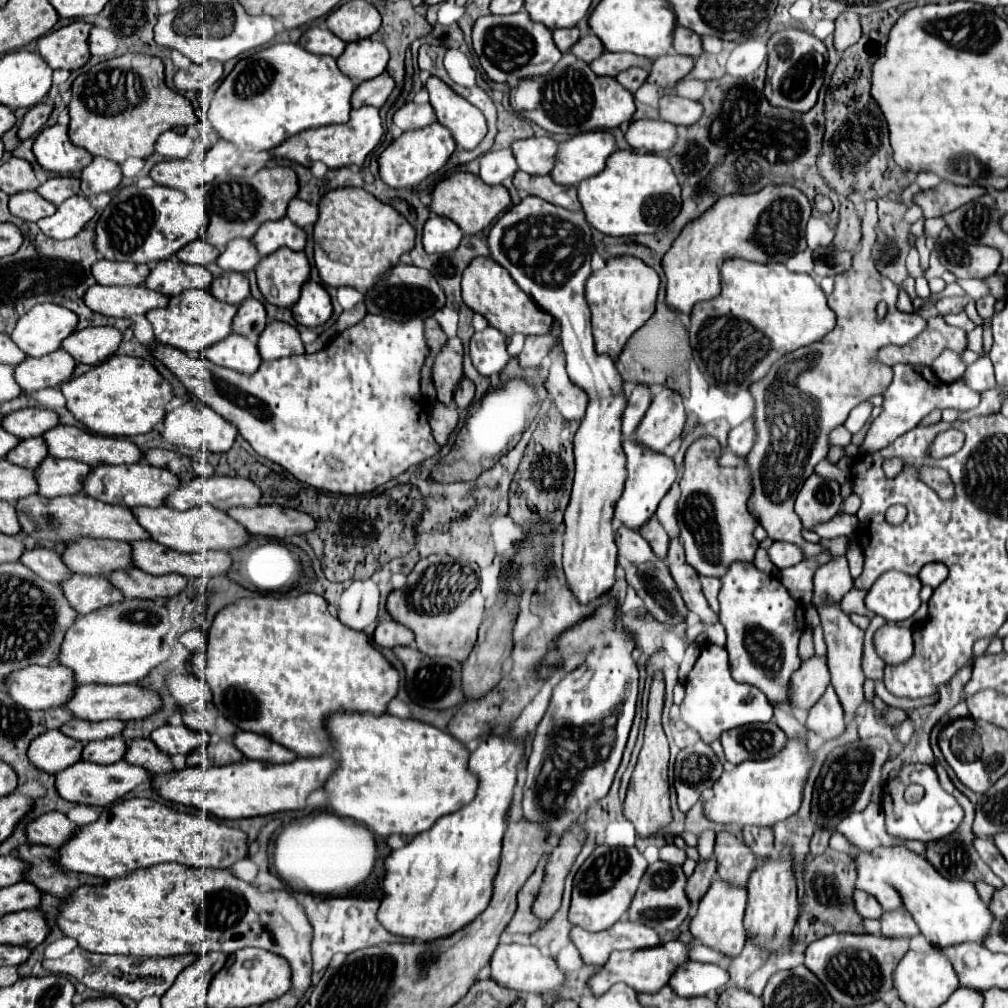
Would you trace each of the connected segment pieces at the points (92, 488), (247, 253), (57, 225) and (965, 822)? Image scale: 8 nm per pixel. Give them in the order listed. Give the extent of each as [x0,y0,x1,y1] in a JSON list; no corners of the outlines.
[[84,461,180,507],[216,239,260,273],[38,195,96,239],[926,759,1004,889]]

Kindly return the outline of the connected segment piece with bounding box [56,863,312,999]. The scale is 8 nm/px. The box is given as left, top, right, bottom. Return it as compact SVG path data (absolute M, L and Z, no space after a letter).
M160 863L154 867L132 871L124 879L108 879L102 885L82 885L64 897L56 917L58 929L76 939L78 945L94 953L122 953L122 955L206 955L208 951L234 953L244 947L260 947L284 957L292 967L292 991L300 999L310 987L312 957L310 939L312 927L302 905L286 891L260 893L254 885L232 877L226 869L198 869L178 863Z

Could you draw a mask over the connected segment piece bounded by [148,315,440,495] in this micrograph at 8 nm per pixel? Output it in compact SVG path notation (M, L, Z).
M366 315L360 323L356 323L354 327L346 329L344 333L338 335L338 341L328 345L326 349L318 351L318 353L304 353L304 355L294 355L294 357L286 357L286 359L276 359L276 361L264 361L260 365L260 369L254 373L254 375L242 375L242 373L236 373L236 371L228 371L226 367L218 367L214 363L210 363L208 359L202 359L202 357L188 357L180 349L172 349L168 345L150 345L148 347L150 353L162 361L164 367L168 367L178 379L180 383L186 387L186 391L190 395L194 395L196 399L200 399L202 403L206 403L208 407L212 407L218 415L222 415L226 421L234 423L236 429L240 431L240 435L252 445L252 449L270 459L272 463L280 465L282 469L286 469L288 473L292 473L298 481L302 483L308 483L316 489L322 489L322 491L330 491L330 493L344 493L344 495L362 495L362 493L370 493L374 491L376 487L384 485L386 481L394 479L396 475L404 473L408 467L436 455L440 451L440 445L434 441L432 433L430 433L430 425L428 425L428 407L426 407L426 401L424 397L420 395L420 369L422 369L422 363L428 355L428 347L426 347L426 341L424 341L424 323L422 319L410 319L410 321L392 321L384 315Z

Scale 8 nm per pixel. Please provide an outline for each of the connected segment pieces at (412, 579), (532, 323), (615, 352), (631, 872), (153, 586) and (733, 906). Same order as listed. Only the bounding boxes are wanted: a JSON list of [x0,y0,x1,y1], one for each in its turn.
[[386,555,484,663],[462,257,554,337],[586,255,658,359],[570,845,648,931],[110,567,186,599],[690,879,750,957]]

